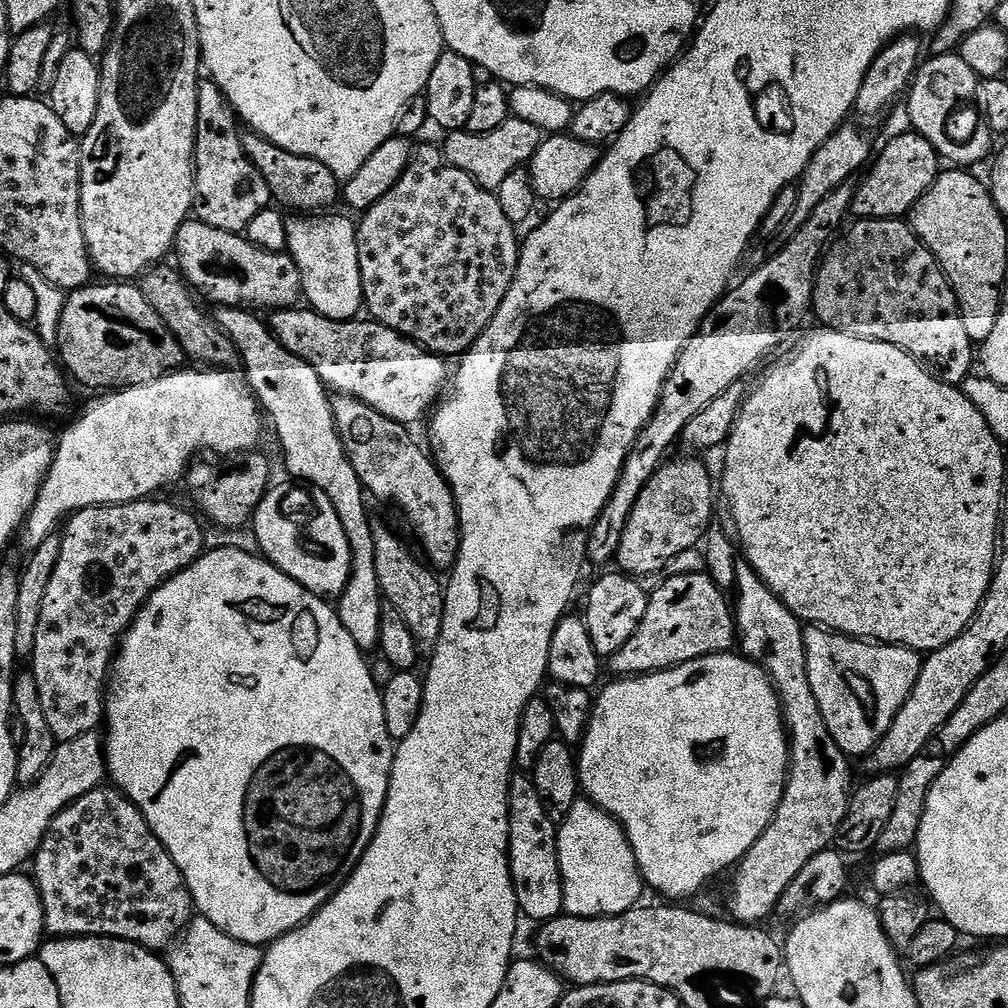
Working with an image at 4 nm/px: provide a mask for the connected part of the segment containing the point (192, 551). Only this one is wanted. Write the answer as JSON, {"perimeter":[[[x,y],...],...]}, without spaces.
{"perimeter":[[[164,498],[84,508],[73,512],[63,525],[58,562],[50,586],[46,586],[46,598],[42,598],[38,634],[30,657],[30,671],[42,694],[42,711],[57,741],[82,738],[82,734],[97,731],[105,723],[110,673],[124,633],[160,586],[191,566],[205,551],[201,521],[186,509],[160,499]]]}

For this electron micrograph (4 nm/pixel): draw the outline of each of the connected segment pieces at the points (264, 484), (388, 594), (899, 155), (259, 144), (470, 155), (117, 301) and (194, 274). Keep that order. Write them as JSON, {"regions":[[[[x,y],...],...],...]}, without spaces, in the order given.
{"regions":[[[[249,450],[216,462],[220,464],[200,463],[193,463],[186,473],[186,485],[192,491],[193,502],[200,507],[199,515],[220,528],[240,528],[247,520],[249,523],[270,487],[272,468],[267,458],[260,450]]],[[[378,518],[372,520],[372,533],[374,534],[374,566],[378,566],[381,597],[394,610],[398,610],[398,614],[402,614],[406,626],[410,626],[410,634],[414,634],[421,653],[431,653],[442,634],[444,617],[442,580],[436,577],[439,575],[431,567],[423,563],[420,565],[412,557],[411,550]]],[[[908,130],[905,136],[894,137],[878,156],[879,152],[875,157],[876,165],[874,160],[867,169],[868,177],[856,184],[851,215],[862,220],[899,220],[907,217],[926,190],[934,186],[936,177],[942,171],[941,157],[925,136],[912,130]]],[[[245,131],[242,139],[250,162],[254,162],[258,174],[262,174],[262,178],[266,178],[266,186],[272,191],[273,201],[281,209],[292,214],[320,214],[331,209],[328,207],[335,200],[341,199],[341,181],[336,179],[329,168],[322,166],[322,162],[318,162],[314,158],[290,154],[274,142],[267,140],[259,132]]],[[[515,118],[502,121],[494,130],[452,130],[442,143],[444,159],[458,170],[470,174],[488,192],[496,192],[510,178],[510,174],[521,171],[540,148],[542,133],[531,122]]],[[[92,282],[83,288],[76,289],[65,299],[62,322],[56,335],[59,359],[73,381],[76,379],[78,383],[85,384],[88,388],[100,388],[96,390],[133,388],[167,376],[185,363],[186,357],[180,349],[180,344],[168,333],[168,328],[162,322],[162,318],[154,310],[154,306],[146,302],[146,298],[140,293],[135,283],[96,283]]],[[[189,218],[176,235],[174,256],[180,259],[179,271],[189,285],[220,308],[279,310],[301,303],[300,271],[287,251],[267,252],[239,232],[218,230]]]]}

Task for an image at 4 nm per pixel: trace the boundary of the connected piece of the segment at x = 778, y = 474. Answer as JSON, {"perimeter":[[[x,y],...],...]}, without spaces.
{"perimeter":[[[819,330],[800,348],[797,356],[789,358],[785,364],[776,364],[760,380],[756,389],[749,391],[740,406],[740,413],[736,415],[736,421],[732,427],[732,433],[728,435],[727,444],[723,445],[724,452],[724,477],[719,477],[718,484],[724,487],[724,496],[732,507],[732,520],[736,523],[735,539],[742,549],[742,555],[748,565],[757,572],[766,582],[769,590],[779,596],[781,602],[794,613],[802,622],[812,626],[827,628],[853,638],[863,638],[869,642],[881,644],[895,644],[901,648],[915,650],[921,654],[938,651],[942,646],[954,642],[966,629],[979,610],[980,603],[986,598],[988,587],[992,581],[992,574],[996,570],[996,557],[998,555],[998,533],[1000,531],[1000,513],[1004,504],[1004,452],[1000,449],[1002,440],[991,432],[986,418],[979,412],[977,406],[964,396],[961,389],[955,384],[944,384],[938,377],[933,376],[925,365],[915,360],[906,350],[894,346],[890,342],[878,342],[870,338],[854,338],[850,334],[842,334],[831,330]]]}

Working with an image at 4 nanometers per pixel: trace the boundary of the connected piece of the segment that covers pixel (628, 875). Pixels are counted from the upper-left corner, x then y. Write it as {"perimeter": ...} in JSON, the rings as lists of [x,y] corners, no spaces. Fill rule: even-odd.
{"perimeter":[[[578,798],[570,814],[559,821],[556,849],[564,883],[564,912],[594,918],[617,916],[641,903],[642,877],[624,827],[587,798]]]}

